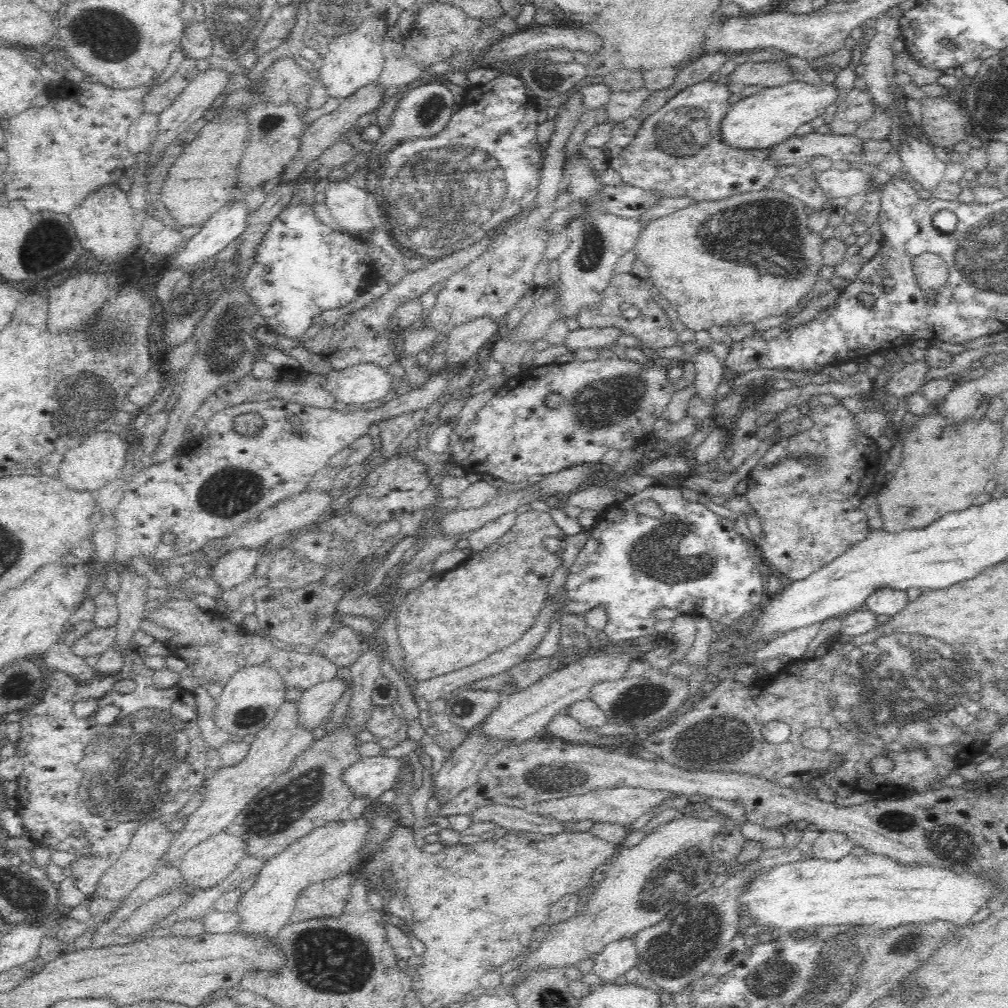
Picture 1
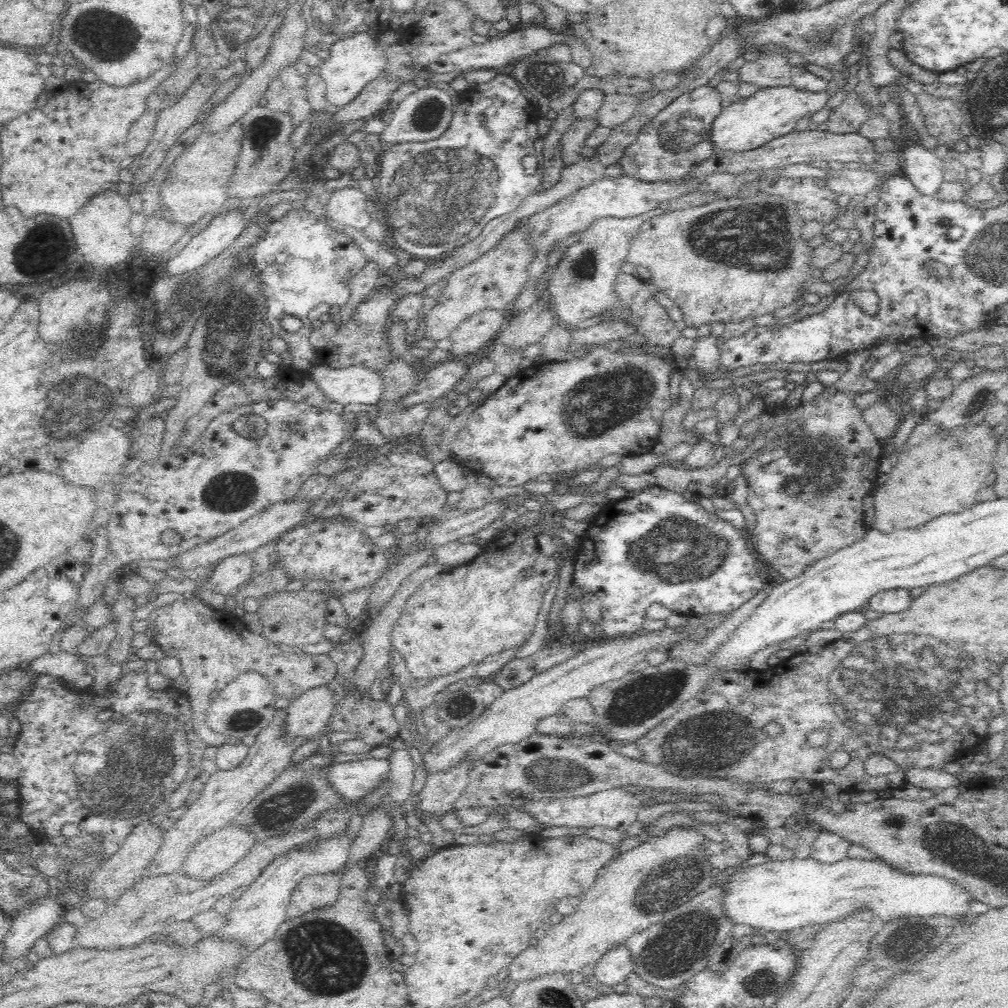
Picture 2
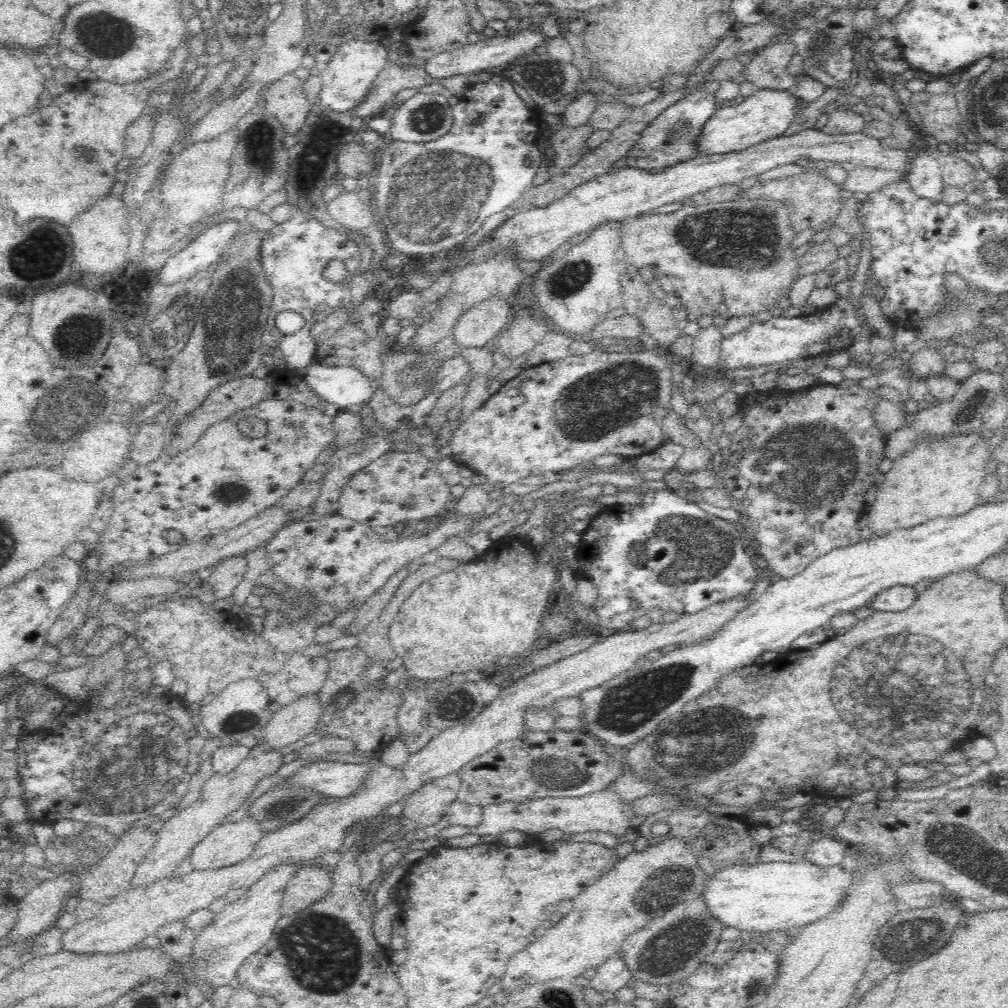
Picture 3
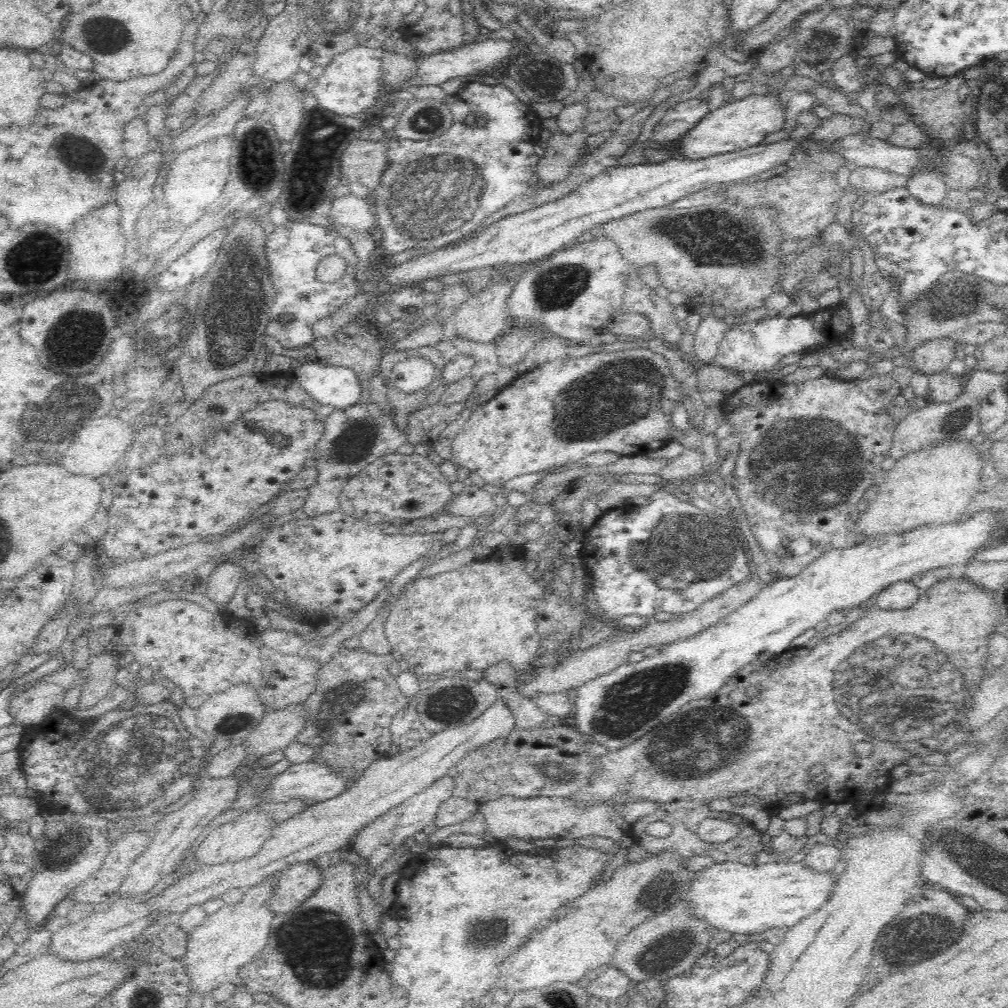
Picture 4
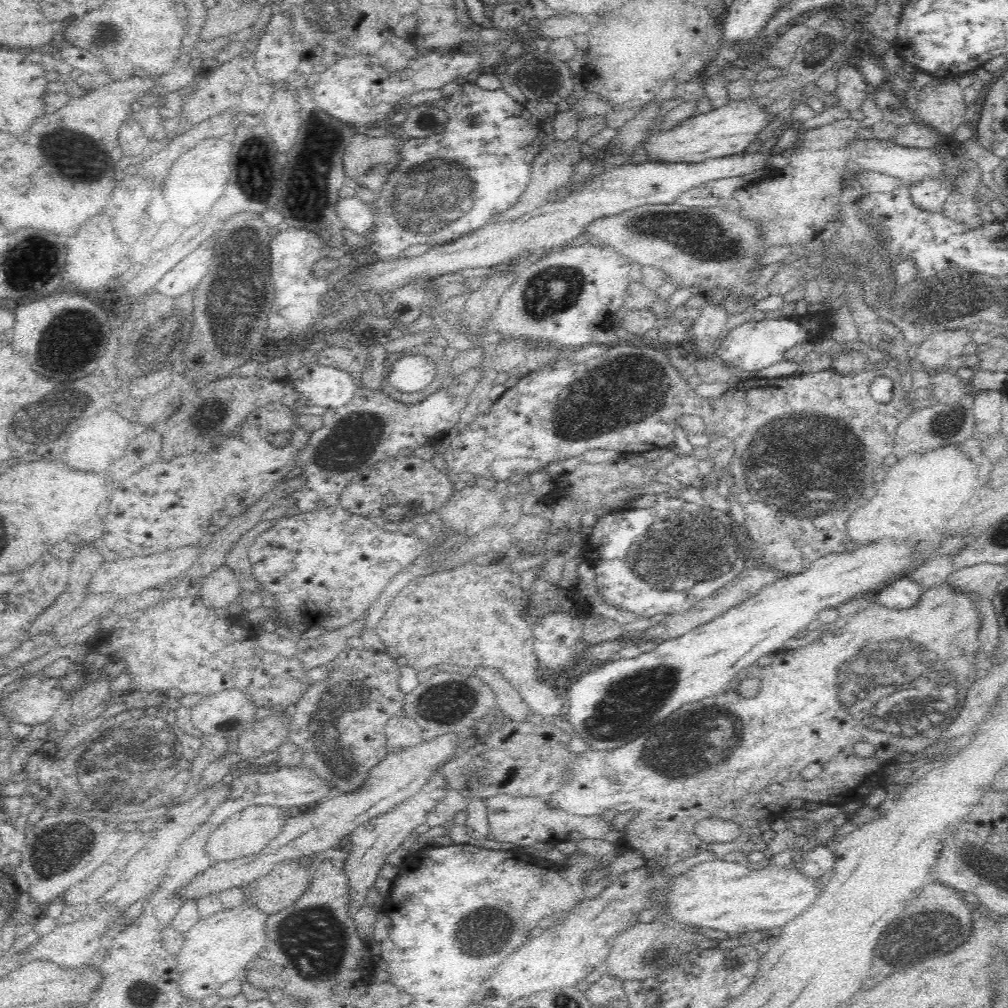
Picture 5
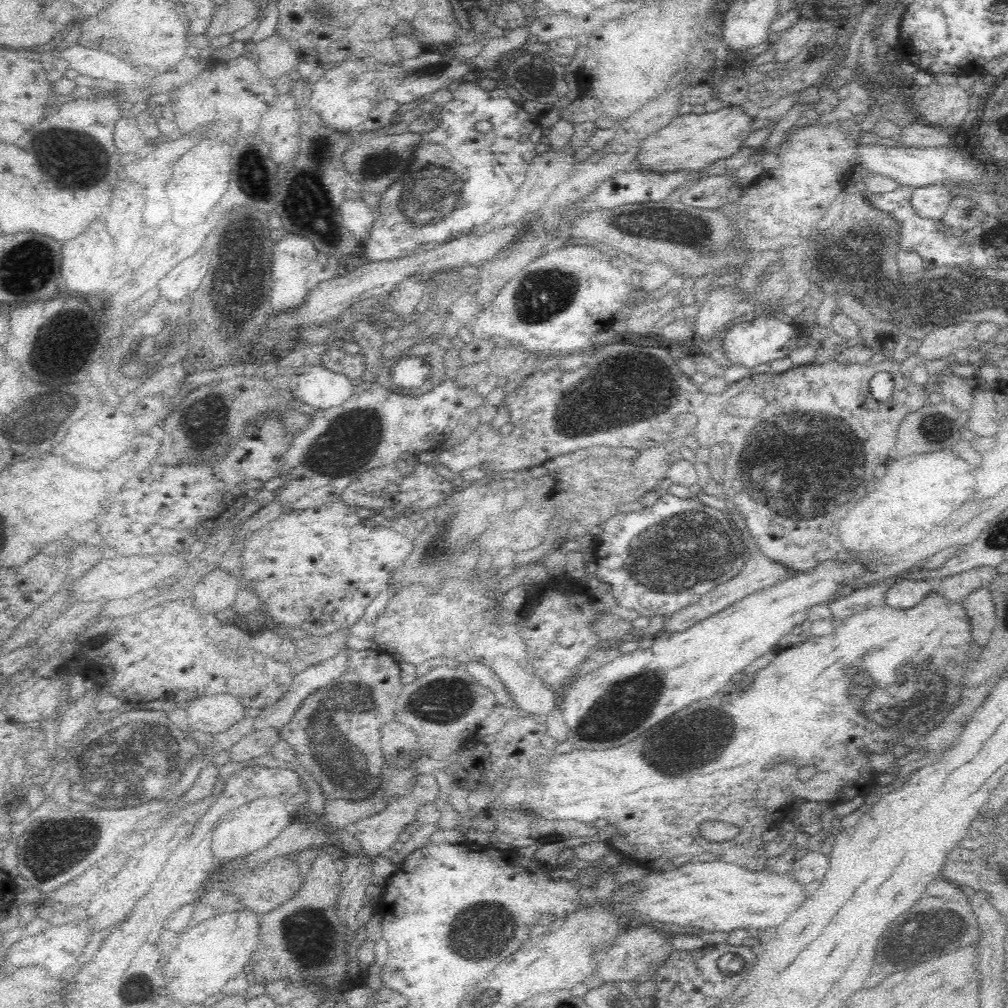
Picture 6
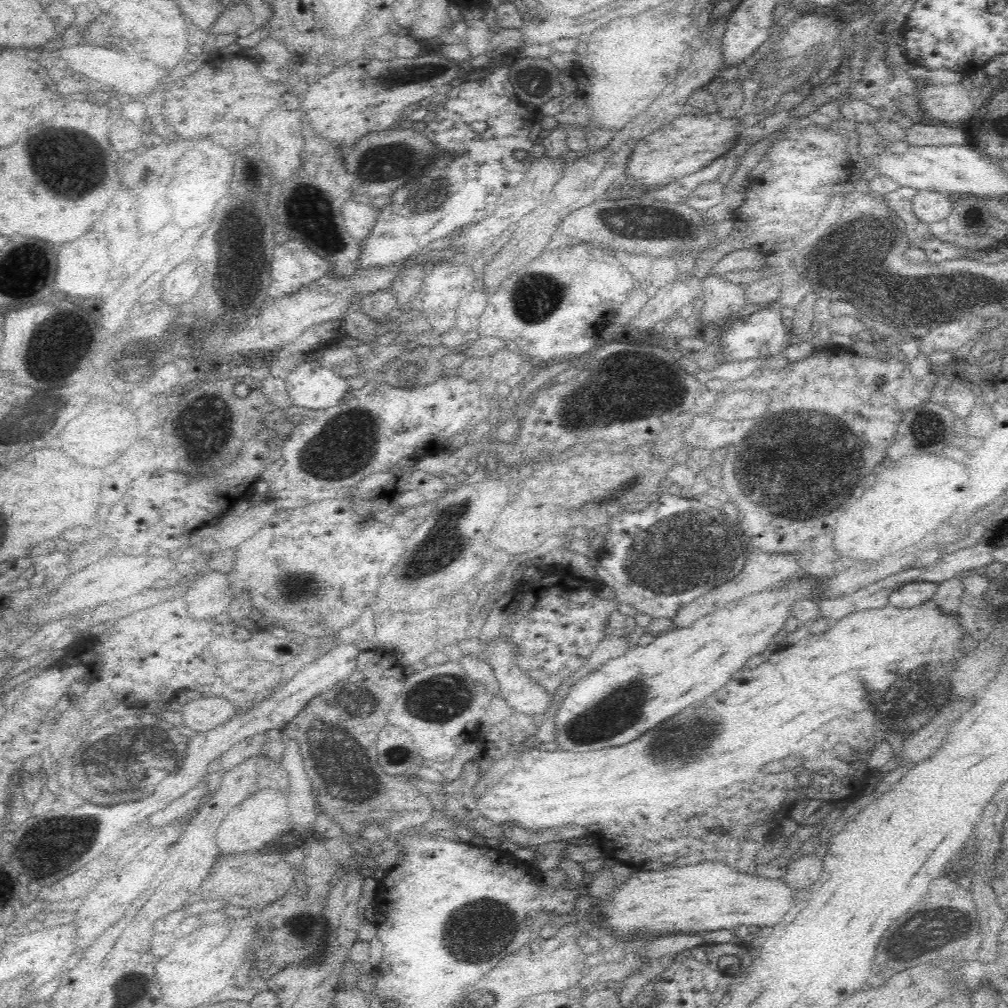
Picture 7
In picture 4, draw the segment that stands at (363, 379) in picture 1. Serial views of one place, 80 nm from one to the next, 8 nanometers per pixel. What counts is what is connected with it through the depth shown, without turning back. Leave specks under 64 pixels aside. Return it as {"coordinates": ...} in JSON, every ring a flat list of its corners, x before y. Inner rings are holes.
{"coordinates":[[315,359,312,363,294,365,292,371,298,385,323,406,345,409,360,398,360,378,347,366,328,366]]}

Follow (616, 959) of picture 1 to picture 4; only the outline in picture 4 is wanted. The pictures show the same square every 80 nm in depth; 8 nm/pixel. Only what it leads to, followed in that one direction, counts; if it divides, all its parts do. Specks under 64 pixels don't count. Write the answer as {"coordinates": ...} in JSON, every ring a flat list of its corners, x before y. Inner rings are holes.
{"coordinates":[[610,963,599,970,599,976,592,980,586,989,590,997,608,1004,610,1000,620,1001,627,994,631,981,627,974]]}

